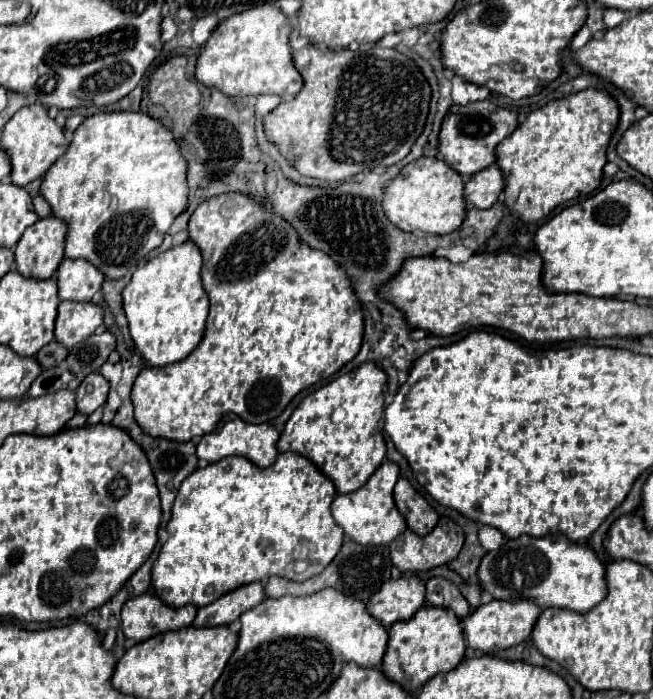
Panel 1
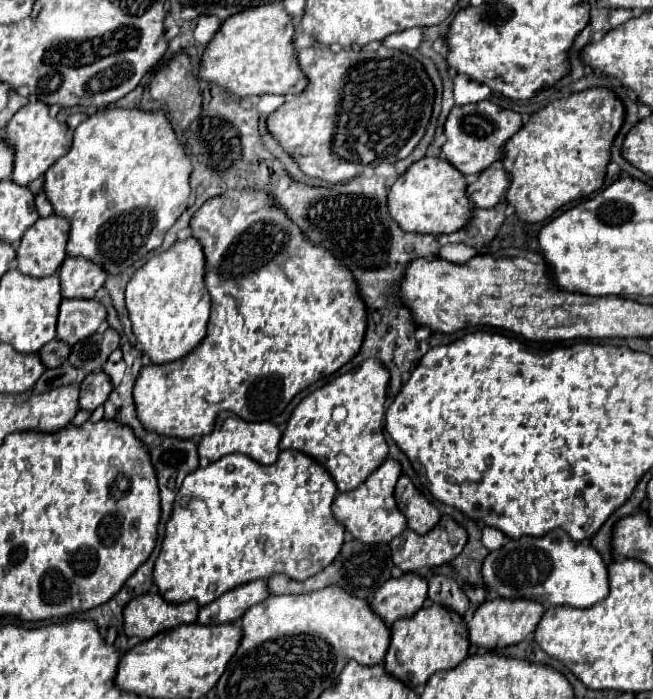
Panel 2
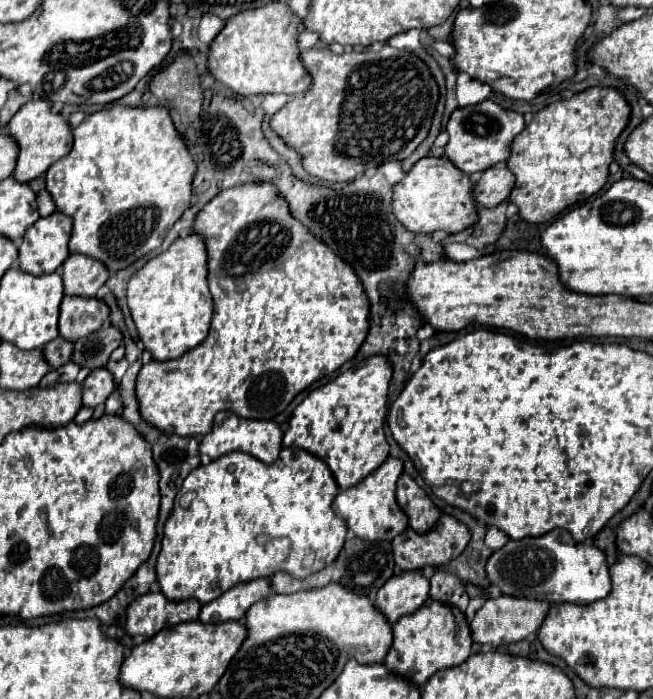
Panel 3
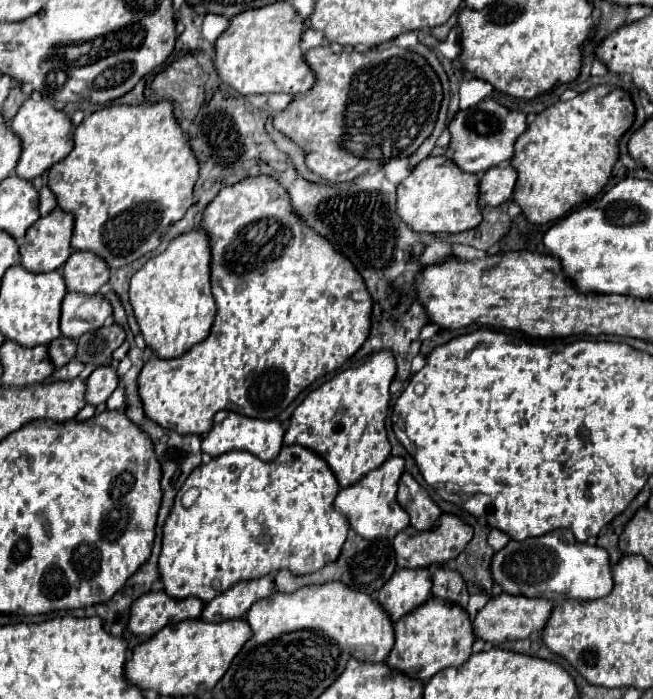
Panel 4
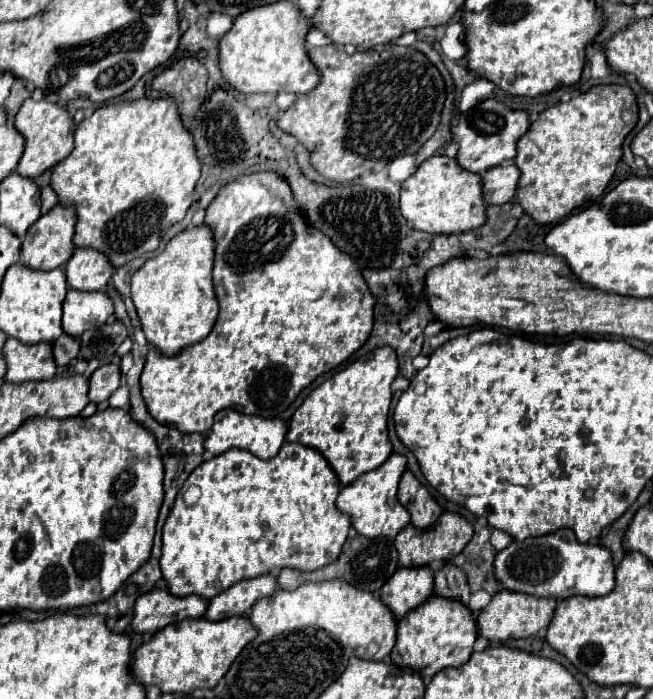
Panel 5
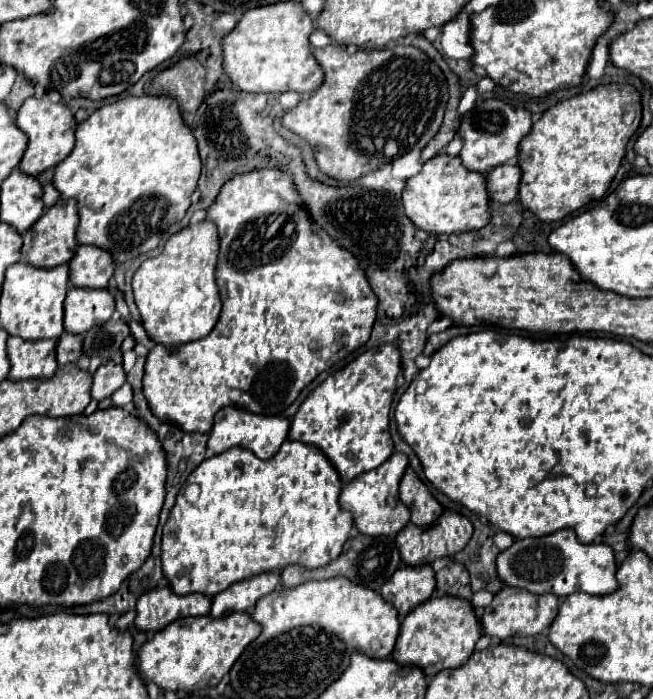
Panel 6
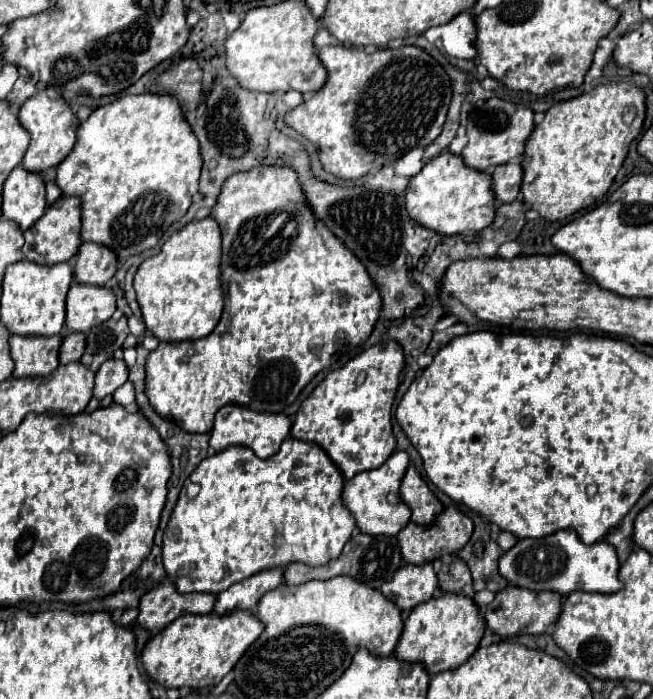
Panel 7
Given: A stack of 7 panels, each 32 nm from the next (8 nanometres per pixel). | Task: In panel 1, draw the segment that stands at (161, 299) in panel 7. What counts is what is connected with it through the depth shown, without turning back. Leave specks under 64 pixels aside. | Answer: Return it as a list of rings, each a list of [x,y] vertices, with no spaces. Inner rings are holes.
[[[186,240],[140,266],[124,288],[124,312],[136,350],[148,366],[166,366],[186,358],[202,340],[208,318],[208,294],[202,288],[200,248]]]

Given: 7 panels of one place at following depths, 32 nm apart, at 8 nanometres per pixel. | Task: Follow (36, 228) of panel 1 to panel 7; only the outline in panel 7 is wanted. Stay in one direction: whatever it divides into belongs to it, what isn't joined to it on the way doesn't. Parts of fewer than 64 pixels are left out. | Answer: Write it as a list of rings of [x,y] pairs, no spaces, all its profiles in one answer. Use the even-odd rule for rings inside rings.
[[[62,196],[58,198],[52,206],[48,206],[48,212],[32,224],[24,232],[26,244],[24,244],[24,258],[38,262],[38,264],[56,264],[56,262],[68,262],[76,256],[82,238],[80,238],[80,228],[82,228],[82,210],[80,210],[80,198],[76,196]]]

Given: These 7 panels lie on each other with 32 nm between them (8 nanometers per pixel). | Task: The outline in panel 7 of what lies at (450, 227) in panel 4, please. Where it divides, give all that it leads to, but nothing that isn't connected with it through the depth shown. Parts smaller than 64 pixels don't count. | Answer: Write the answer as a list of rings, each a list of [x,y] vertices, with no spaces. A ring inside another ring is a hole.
[[[442,152],[410,180],[406,190],[406,208],[418,224],[446,236],[480,232],[494,222],[496,214],[492,174],[466,166],[458,154]]]

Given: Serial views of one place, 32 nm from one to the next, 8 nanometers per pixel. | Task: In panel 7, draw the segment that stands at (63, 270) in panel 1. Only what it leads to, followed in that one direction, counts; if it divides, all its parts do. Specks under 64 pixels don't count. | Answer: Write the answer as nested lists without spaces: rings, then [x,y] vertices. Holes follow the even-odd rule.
[[[84,242],[76,258],[74,280],[80,284],[106,286],[106,282],[118,270],[118,256],[112,252],[112,248],[104,248],[104,244]]]

